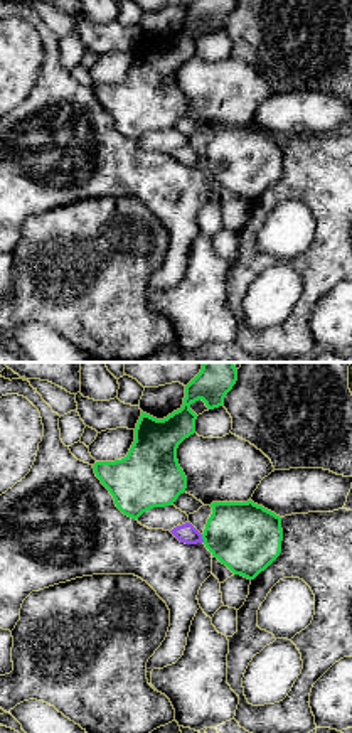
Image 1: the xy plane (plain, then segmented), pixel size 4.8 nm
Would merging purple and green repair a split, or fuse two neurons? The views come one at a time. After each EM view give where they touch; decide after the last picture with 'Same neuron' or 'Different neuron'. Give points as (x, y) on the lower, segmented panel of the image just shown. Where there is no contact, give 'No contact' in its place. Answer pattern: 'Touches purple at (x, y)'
Touches purple at (201, 538)

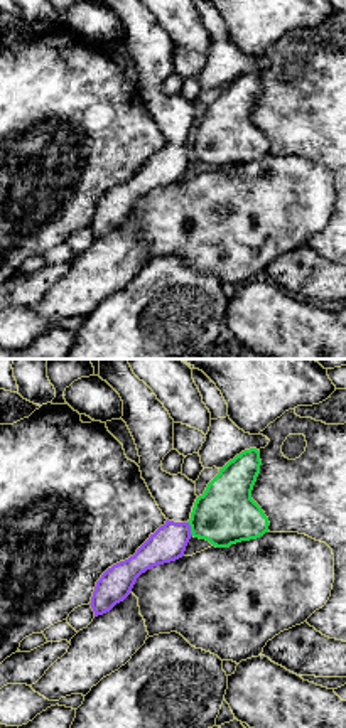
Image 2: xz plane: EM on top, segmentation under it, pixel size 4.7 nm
Touches purple at (189, 529)

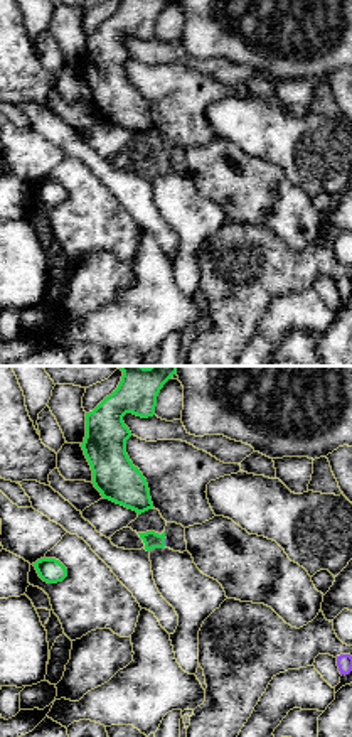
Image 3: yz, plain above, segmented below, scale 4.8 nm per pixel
Touches purple at (165, 542)

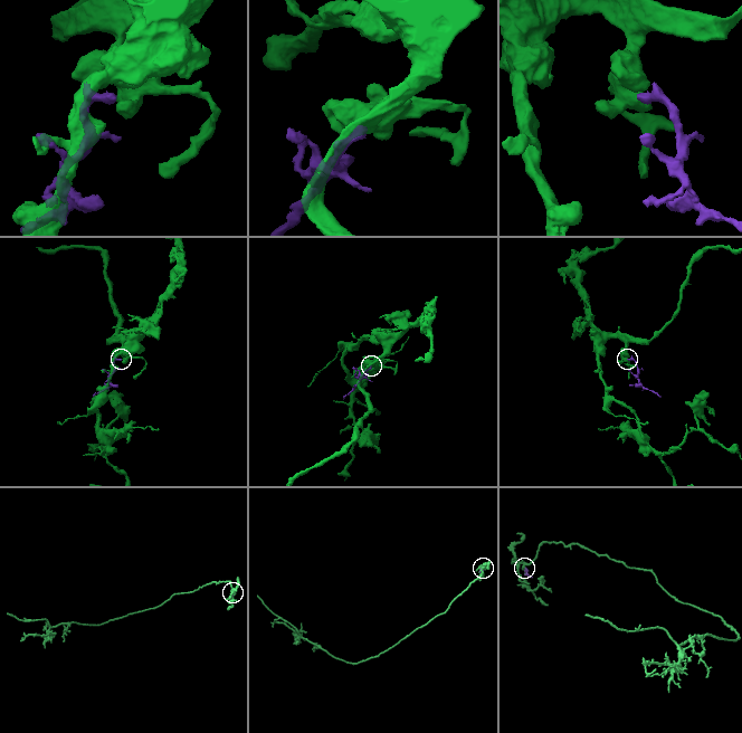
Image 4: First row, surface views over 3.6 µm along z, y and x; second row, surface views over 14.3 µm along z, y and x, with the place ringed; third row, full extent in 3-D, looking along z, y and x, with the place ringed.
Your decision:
Different neuron

